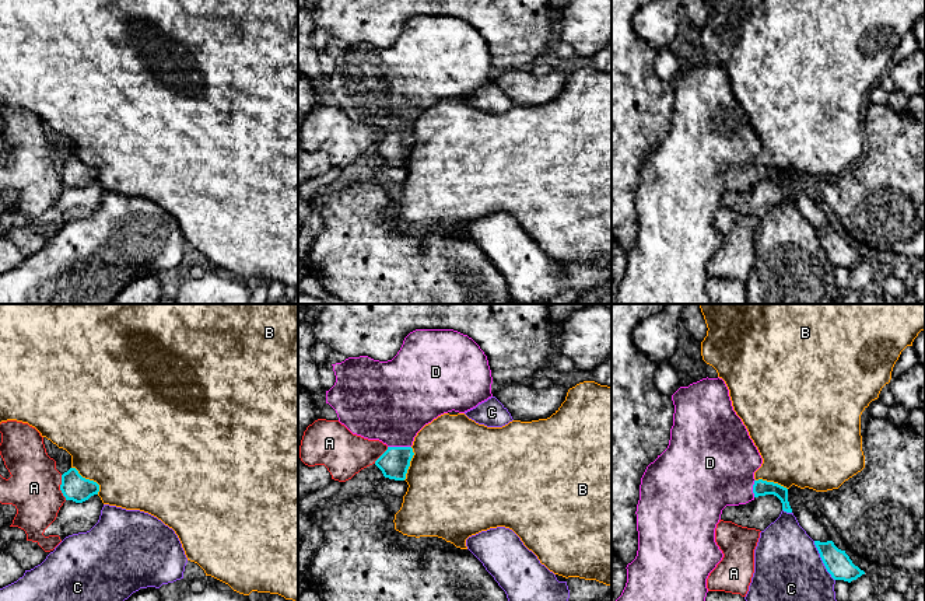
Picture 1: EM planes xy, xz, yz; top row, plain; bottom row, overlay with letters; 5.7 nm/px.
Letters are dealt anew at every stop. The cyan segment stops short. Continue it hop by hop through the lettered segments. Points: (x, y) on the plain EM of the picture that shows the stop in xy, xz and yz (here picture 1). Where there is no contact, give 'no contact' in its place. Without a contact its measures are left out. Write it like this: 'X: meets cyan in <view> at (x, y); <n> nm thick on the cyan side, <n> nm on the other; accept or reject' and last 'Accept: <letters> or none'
A: meets cyan in xy at (60, 174); 150 nm thick on the cyan side, 300 nm on the other; reject
B: meets cyan in xy at (88, 166); 150 nm thick on the cyan side, 480 nm on the other; reject
C: meets cyan in yz at (822, 245); 150 nm thick on the cyan side, 480 nm on the other; reject
D: meets cyan in xz at (399, 133); 170 nm thick on the cyan side, 420 nm on the other; accept
Accept: D

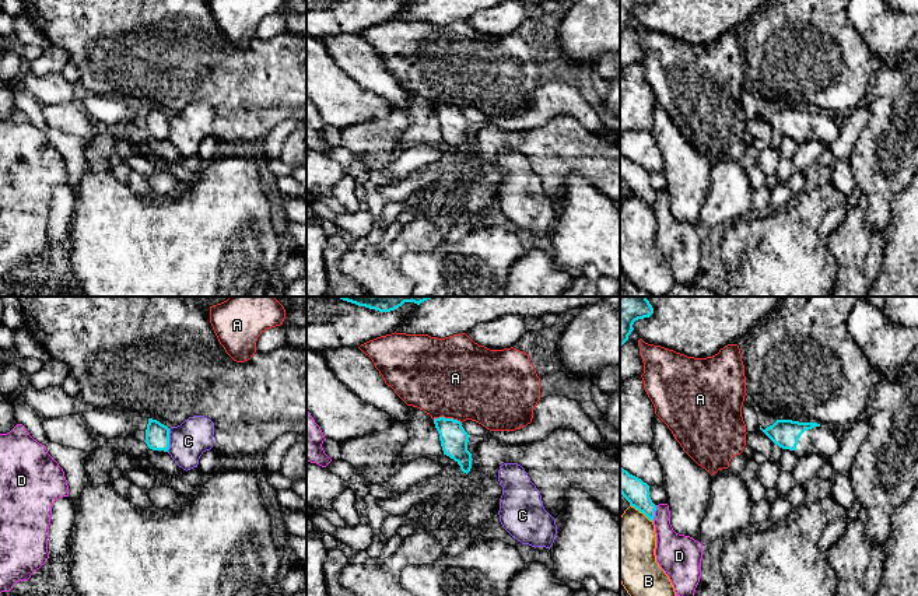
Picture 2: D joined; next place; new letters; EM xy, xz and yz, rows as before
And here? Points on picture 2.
A: meets cyan in xz at (447, 105); 160 nm thick on the cyan side, 460 nm on the other; reject
B: meets cyan in yz at (641, 197); 150 nm thick on the cyan side, 360 nm on the other; reject
C: meets cyan in xy at (168, 126); 140 nm thick on the cyan side, 220 nm on the other; reject
D: meets cyan in yz at (654, 200); 150 nm thick on the cyan side, 220 nm on the other; reject
Accept: none

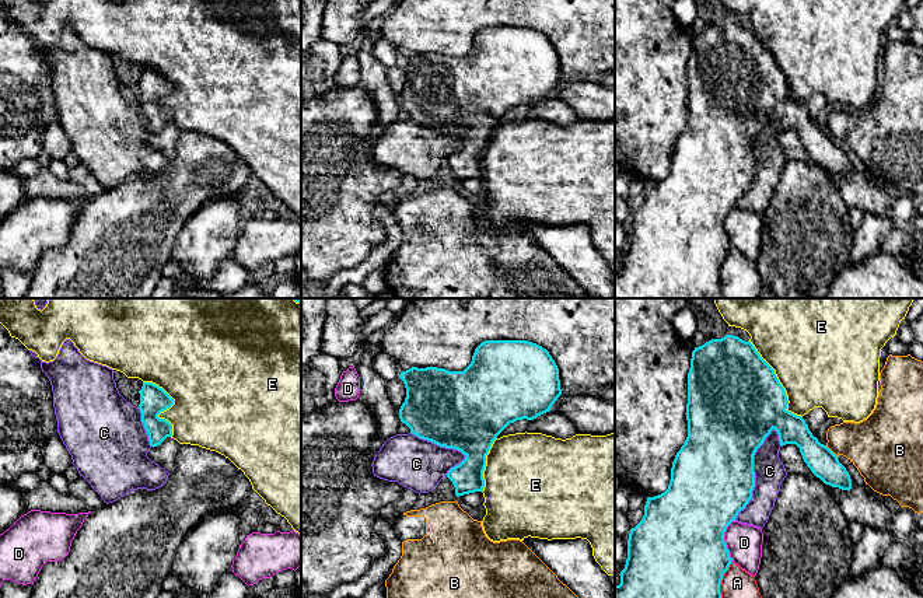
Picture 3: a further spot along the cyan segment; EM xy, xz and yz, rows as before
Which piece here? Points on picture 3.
A: meets cyan in yz at (719, 273); 500 nm thick on the cyan side, 220 nm on the other; reject
B: meets cyan in yz at (831, 137); 170 nm thick on the cyan side, 320 nm on the other; reject
C: meets cyan in yz at (754, 160); 480 nm thick on the cyan side, 180 nm on the other; reject
D: meets cyan in yz at (723, 227); 500 nm thick on the cyan side, 200 nm on the other; reject
E: meets cyan in yz at (779, 69); 500 nm thick on the cyan side, 500 nm on the other; reject
Accept: none

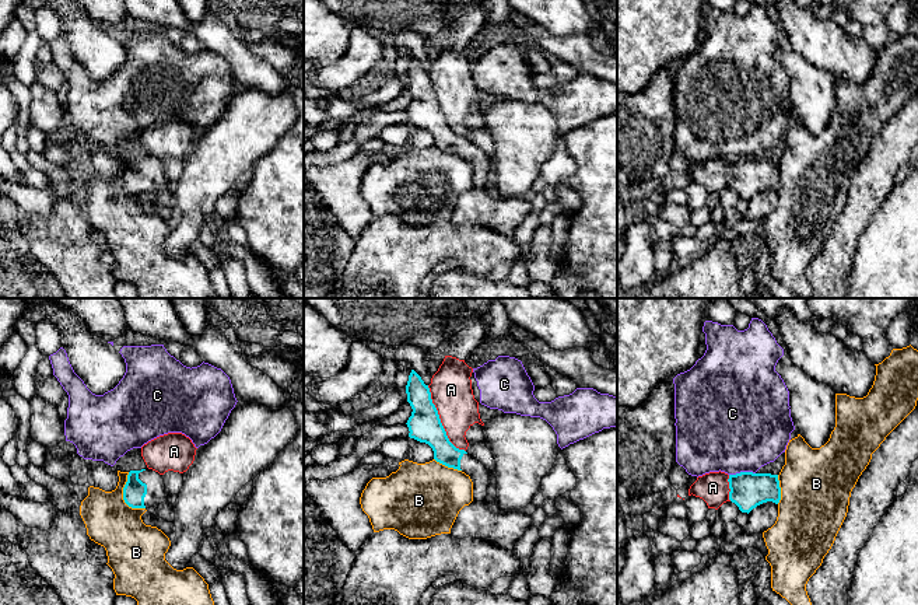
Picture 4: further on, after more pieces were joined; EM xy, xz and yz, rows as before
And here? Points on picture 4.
A: meets cyan in xz at (440, 107); 190 nm thick on the cyan side, 240 nm on the other; reject
B: meets cyan in xy at (123, 184); 140 nm thick on the cyan side, 280 nm on the other; reject
C: meets cyan in yz at (742, 158); 200 nm thick on the cyan side, 500 nm on the other; reject
Accept: none

